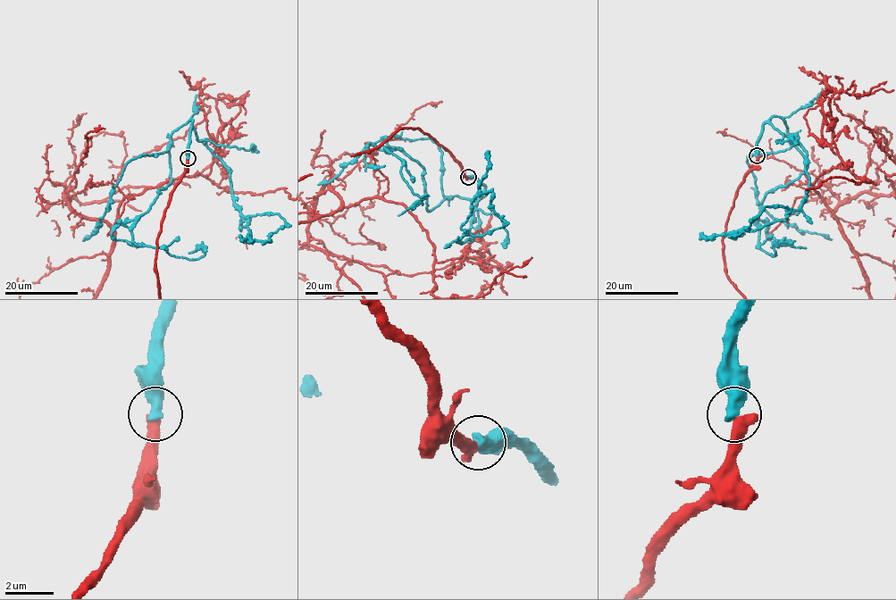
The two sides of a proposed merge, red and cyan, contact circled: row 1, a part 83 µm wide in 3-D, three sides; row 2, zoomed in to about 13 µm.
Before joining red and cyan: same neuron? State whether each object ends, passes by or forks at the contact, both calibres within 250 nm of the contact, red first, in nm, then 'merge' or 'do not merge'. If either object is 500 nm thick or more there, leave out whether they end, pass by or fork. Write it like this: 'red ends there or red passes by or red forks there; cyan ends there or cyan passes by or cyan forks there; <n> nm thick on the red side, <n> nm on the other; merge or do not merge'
550 nm thick on the red side, 550 nm on the other; do not merge

